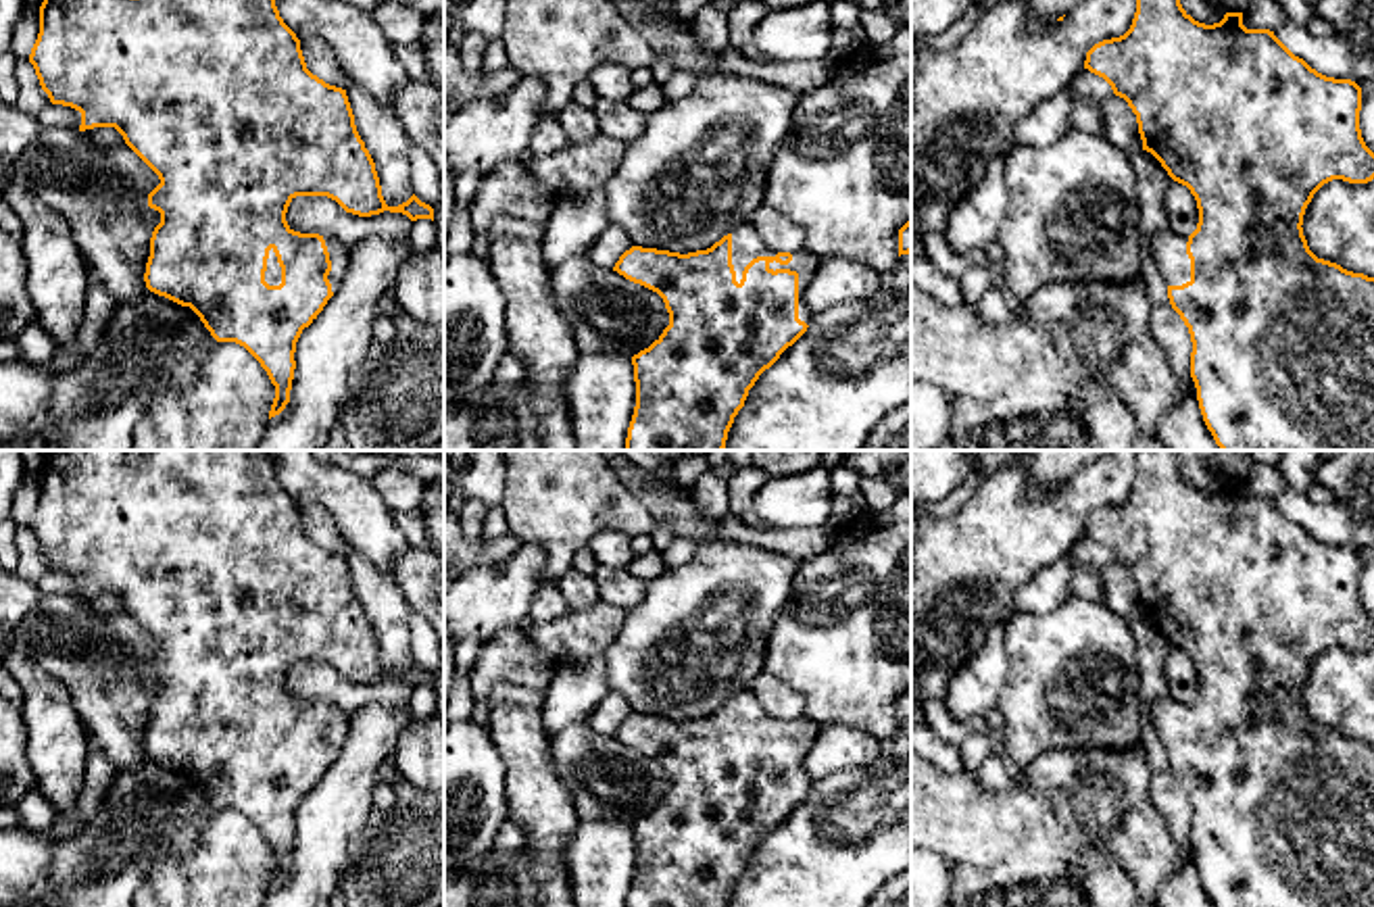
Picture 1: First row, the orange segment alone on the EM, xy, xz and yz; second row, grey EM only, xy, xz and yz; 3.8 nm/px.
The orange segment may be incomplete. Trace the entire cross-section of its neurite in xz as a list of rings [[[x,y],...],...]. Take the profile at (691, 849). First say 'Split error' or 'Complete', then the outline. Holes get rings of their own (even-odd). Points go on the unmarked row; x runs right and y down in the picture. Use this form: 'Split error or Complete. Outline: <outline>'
Split error. Outline: [[[746,688],[707,717],[688,721],[632,713],[613,738],[657,759],[669,792],[632,824],[636,874],[625,907],[728,907],[749,857],[809,794],[805,755],[821,726],[805,713],[769,717]]]

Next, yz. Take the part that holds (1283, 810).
Split error. Outline: [[[1136,450],[1136,480],[1130,496],[1095,511],[1086,519],[1084,536],[1103,544],[1115,563],[1124,565],[1136,582],[1143,617],[1151,619],[1168,642],[1186,653],[1197,667],[1199,690],[1191,703],[1172,696],[1151,709],[1153,726],[1168,753],[1172,776],[1188,794],[1191,844],[1197,867],[1213,907],[1374,907],[1374,744],[1353,740],[1336,730],[1318,726],[1303,703],[1303,682],[1314,661],[1332,646],[1368,651],[1374,646],[1374,619],[1359,596],[1361,555],[1351,546],[1334,546],[1311,536],[1295,523],[1270,496],[1247,496],[1243,480],[1226,480],[1220,490],[1195,488],[1180,471],[1178,450]]]

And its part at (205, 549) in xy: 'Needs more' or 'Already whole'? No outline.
Needs more

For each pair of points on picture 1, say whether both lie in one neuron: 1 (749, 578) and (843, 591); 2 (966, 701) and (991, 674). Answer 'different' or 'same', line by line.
1: different
2: same

